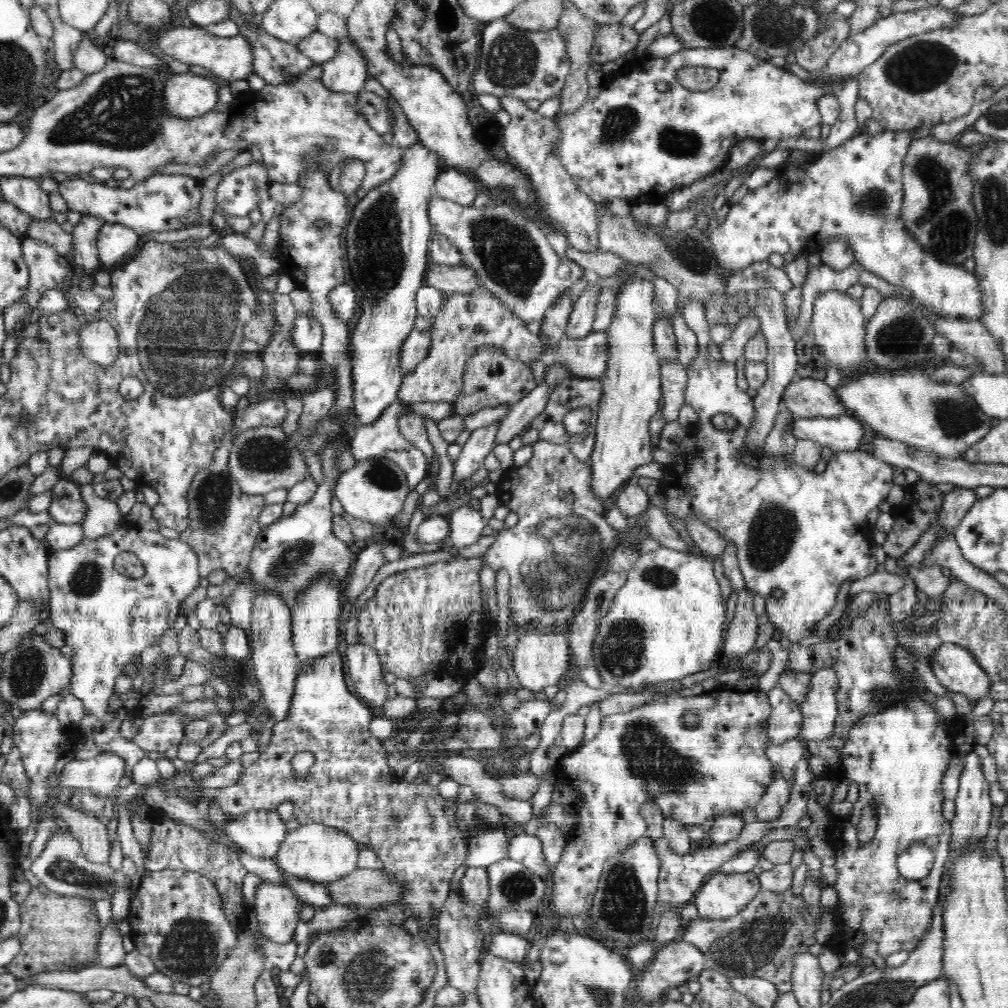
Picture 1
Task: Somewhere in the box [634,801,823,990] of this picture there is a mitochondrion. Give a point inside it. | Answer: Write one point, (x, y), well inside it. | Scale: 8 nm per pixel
(751, 947)

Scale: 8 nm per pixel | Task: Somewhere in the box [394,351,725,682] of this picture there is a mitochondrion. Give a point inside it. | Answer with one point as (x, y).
(554, 556)

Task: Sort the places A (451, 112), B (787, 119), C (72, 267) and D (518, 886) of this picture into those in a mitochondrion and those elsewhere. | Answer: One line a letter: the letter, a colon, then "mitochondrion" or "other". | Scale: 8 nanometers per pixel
A: other
B: other
C: other
D: mitochondrion

